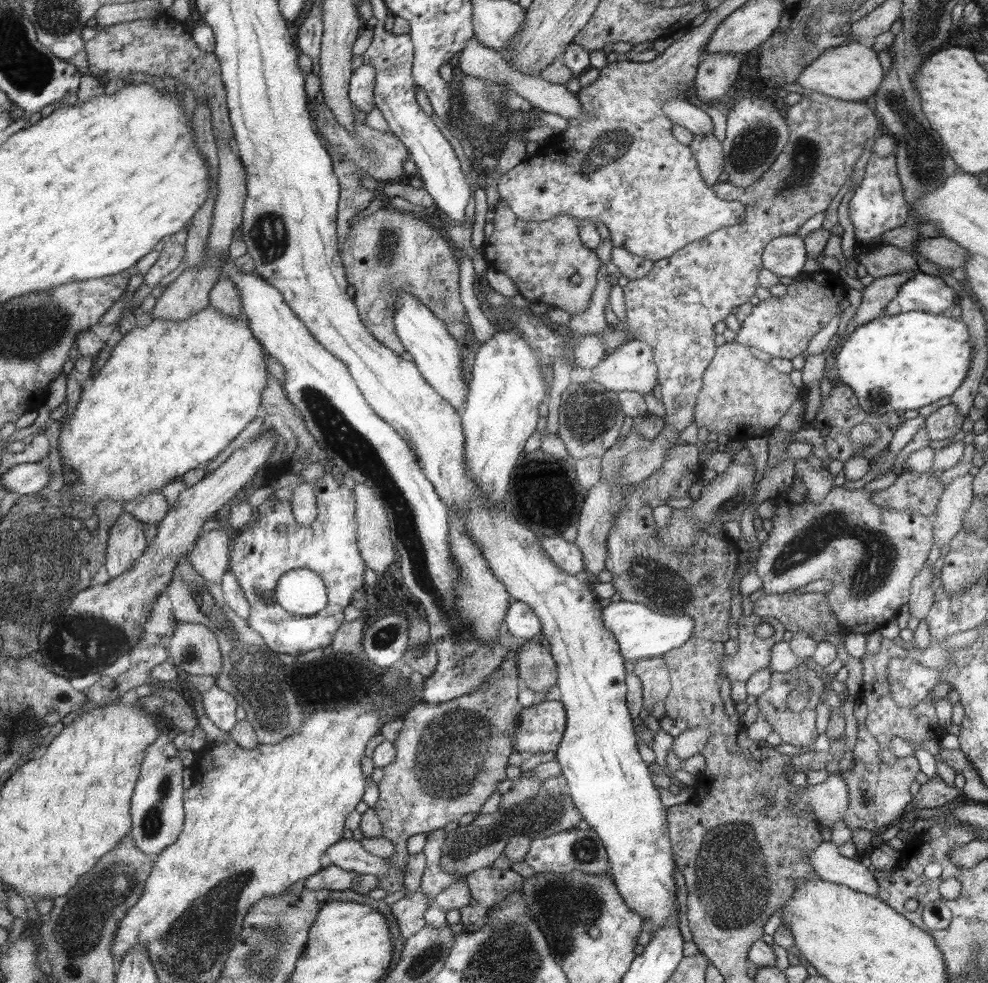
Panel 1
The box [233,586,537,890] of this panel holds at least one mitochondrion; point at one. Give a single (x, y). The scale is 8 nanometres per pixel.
(449, 760)

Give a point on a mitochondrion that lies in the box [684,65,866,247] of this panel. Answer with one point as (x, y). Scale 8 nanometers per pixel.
(753, 146)

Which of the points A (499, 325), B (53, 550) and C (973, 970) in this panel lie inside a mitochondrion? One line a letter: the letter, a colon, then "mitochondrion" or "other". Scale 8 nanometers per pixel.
A: other
B: mitochondrion
C: mitochondrion

